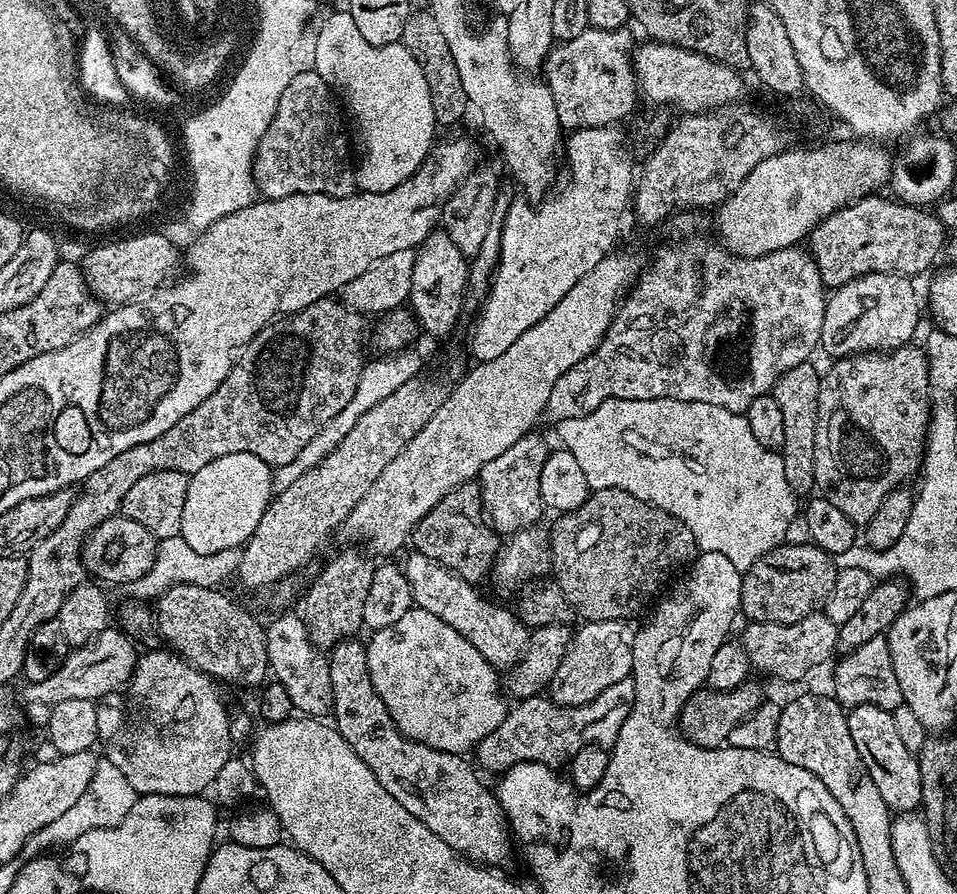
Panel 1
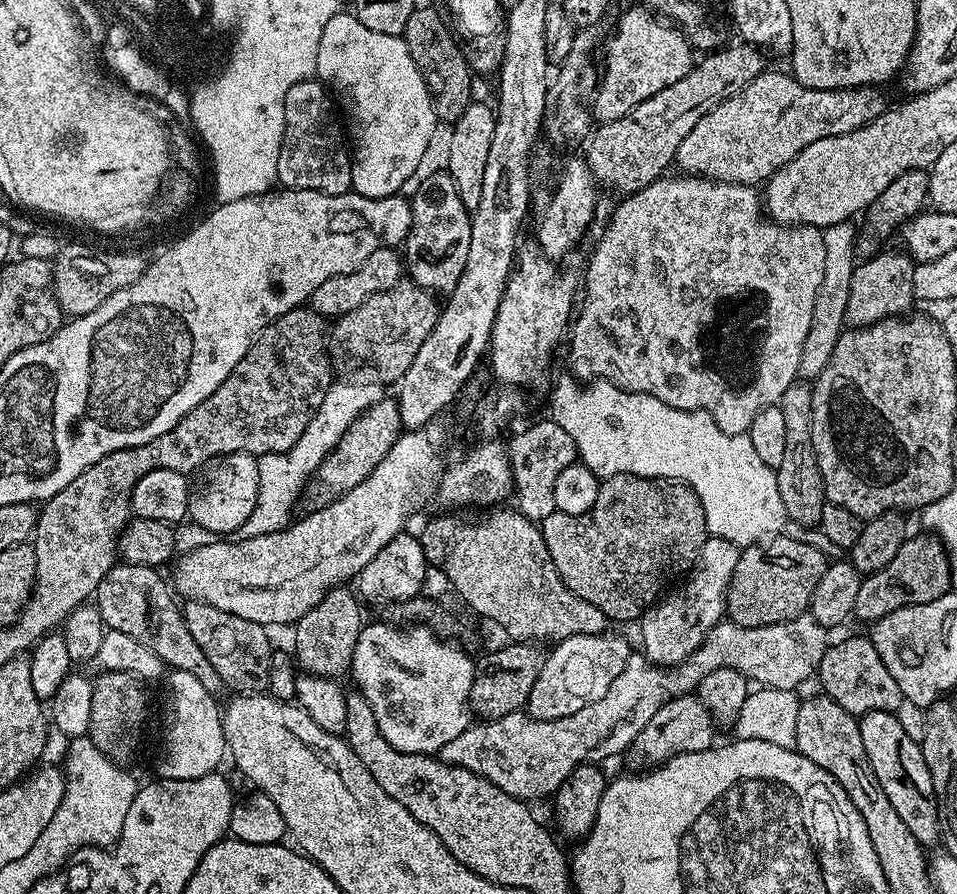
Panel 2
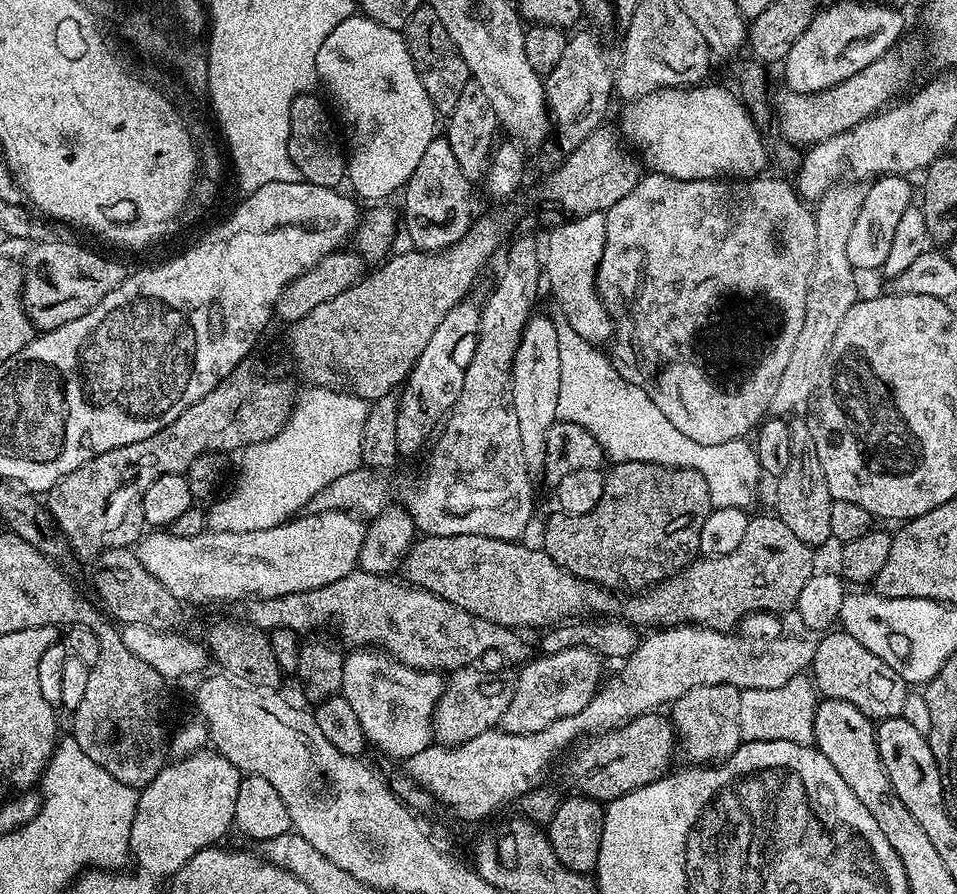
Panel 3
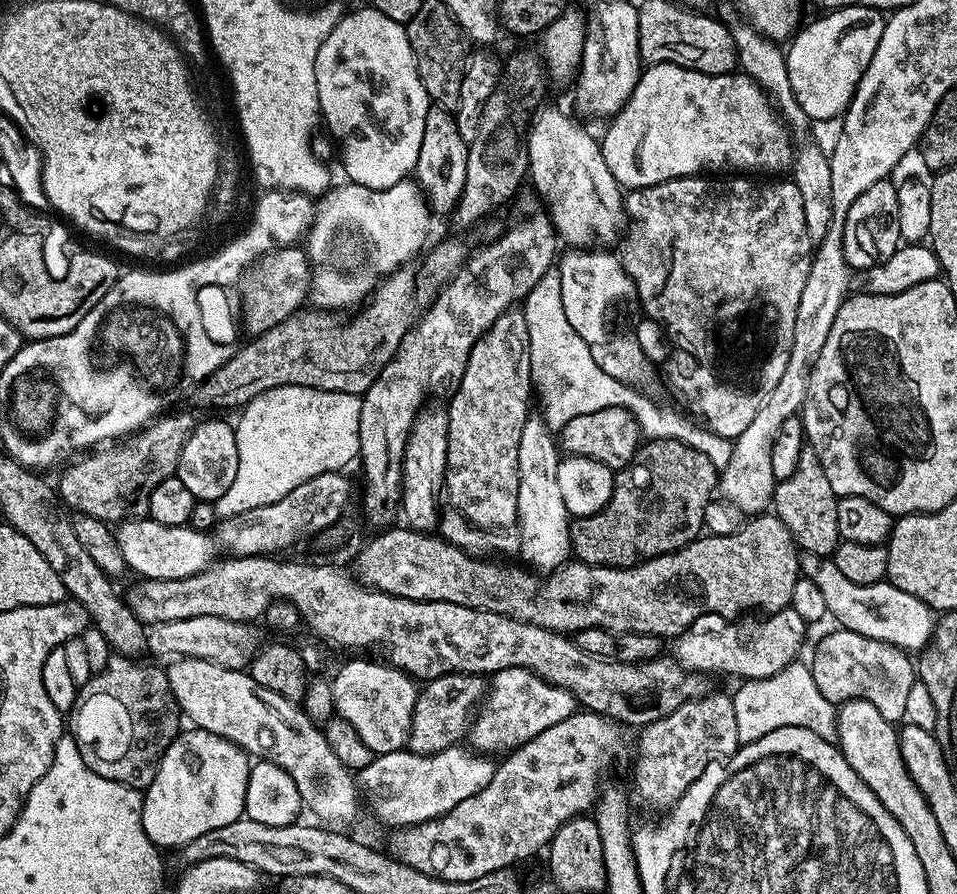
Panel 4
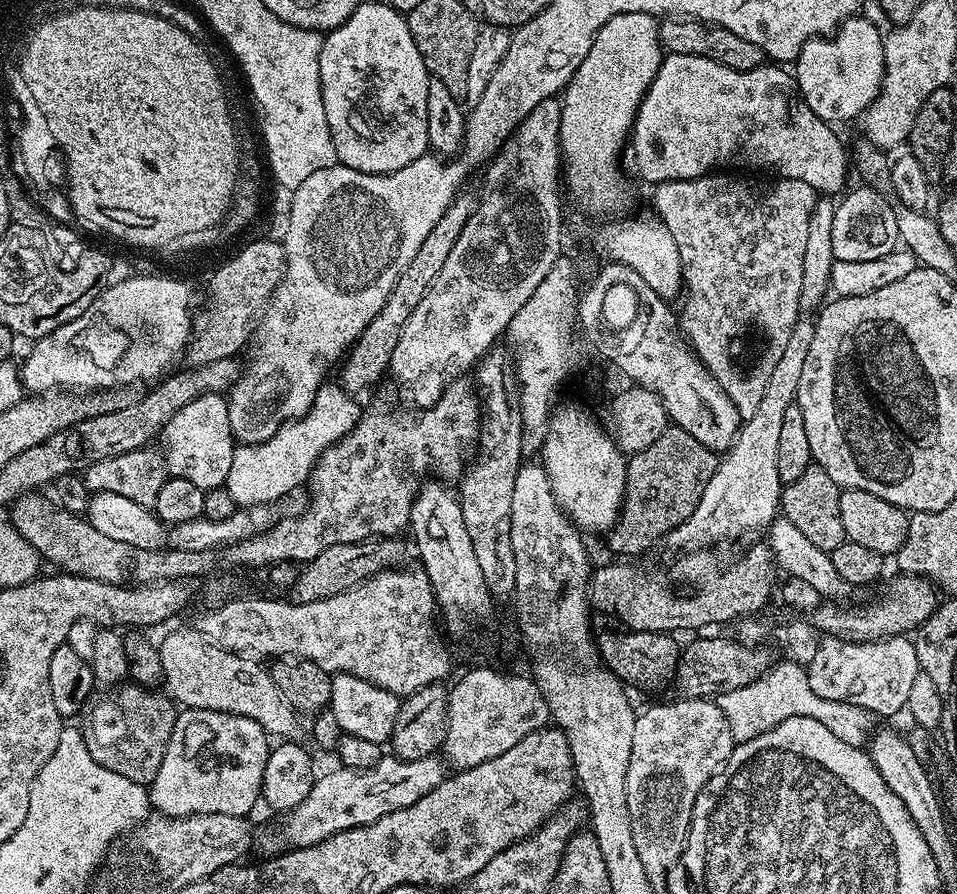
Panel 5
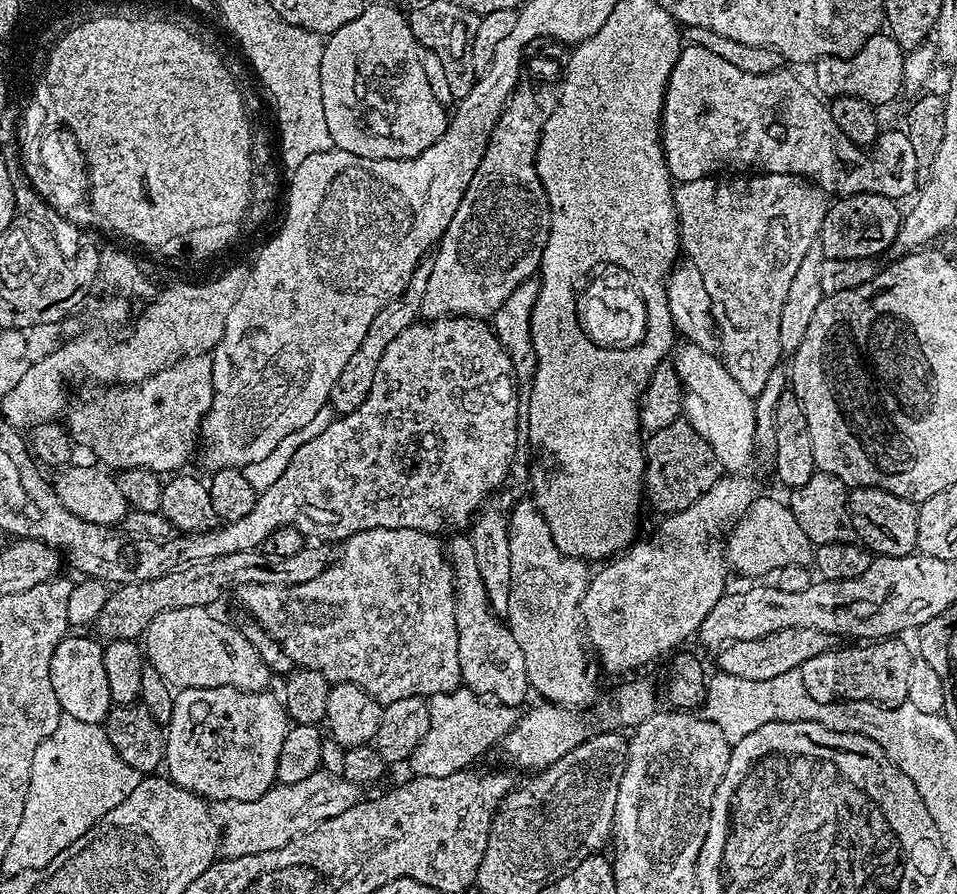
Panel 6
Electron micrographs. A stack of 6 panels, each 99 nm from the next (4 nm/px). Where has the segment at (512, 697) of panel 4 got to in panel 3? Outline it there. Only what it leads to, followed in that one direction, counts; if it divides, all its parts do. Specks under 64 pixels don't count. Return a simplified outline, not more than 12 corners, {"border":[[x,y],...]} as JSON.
{"border":[[589,648],[521,667],[502,721],[546,730],[598,695],[605,661]]}

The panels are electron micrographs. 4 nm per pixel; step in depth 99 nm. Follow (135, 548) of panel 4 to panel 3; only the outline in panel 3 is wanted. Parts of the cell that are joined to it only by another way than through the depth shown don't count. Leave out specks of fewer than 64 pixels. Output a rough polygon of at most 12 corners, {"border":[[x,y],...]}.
{"border":[[366,524],[152,530],[142,566],[181,602],[314,590],[357,571]]}

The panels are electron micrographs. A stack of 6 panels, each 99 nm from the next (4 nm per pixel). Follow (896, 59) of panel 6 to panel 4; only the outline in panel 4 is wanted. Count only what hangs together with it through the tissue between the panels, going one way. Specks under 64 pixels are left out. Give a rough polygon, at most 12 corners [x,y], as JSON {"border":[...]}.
{"border":[[832,10],[786,48],[812,122],[843,117],[885,21]]}

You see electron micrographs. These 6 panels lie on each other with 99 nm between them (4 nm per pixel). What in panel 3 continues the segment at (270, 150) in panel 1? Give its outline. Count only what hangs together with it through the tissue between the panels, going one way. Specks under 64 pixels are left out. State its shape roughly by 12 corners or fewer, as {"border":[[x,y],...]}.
{"border":[[329,105],[290,108],[288,153],[301,181],[339,189],[346,148]]}

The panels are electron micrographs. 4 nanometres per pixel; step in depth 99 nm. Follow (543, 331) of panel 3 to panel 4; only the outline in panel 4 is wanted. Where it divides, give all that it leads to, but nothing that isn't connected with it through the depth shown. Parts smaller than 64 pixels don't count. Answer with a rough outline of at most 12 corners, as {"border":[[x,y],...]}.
{"border":[[529,415],[518,438],[519,559],[569,563],[572,530],[553,429]]}

